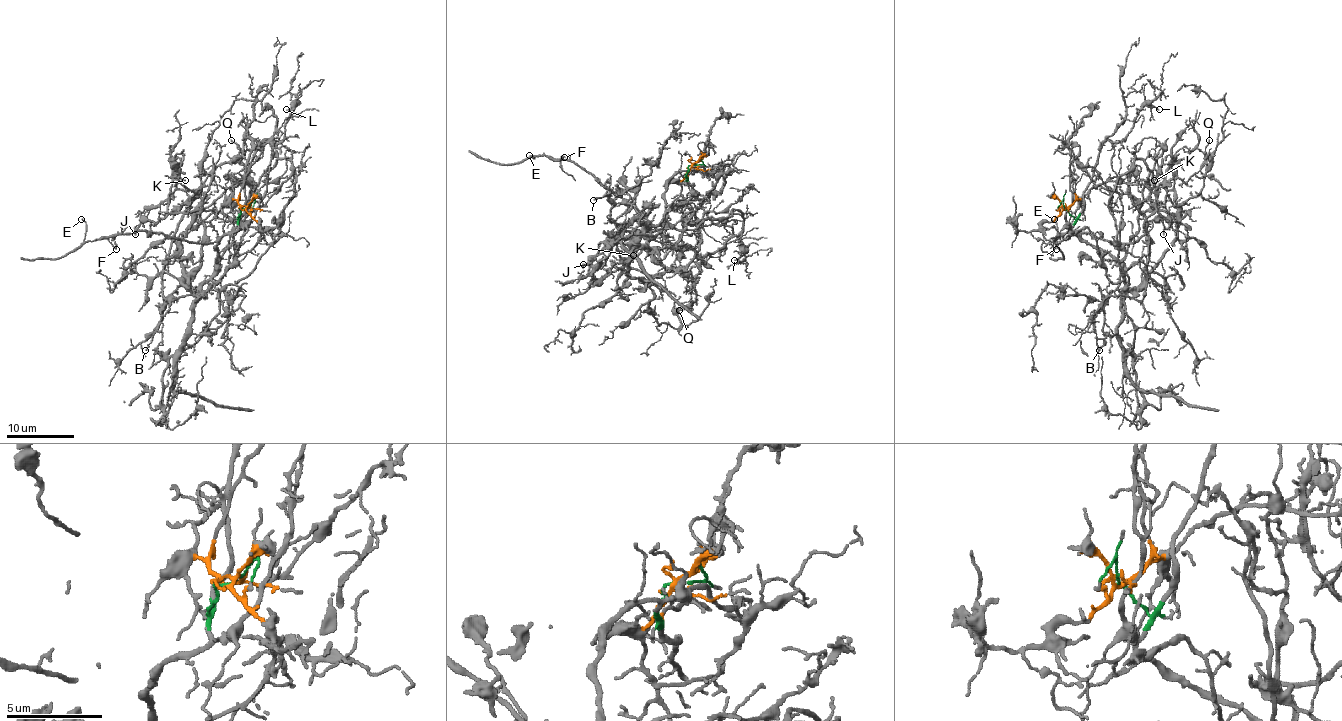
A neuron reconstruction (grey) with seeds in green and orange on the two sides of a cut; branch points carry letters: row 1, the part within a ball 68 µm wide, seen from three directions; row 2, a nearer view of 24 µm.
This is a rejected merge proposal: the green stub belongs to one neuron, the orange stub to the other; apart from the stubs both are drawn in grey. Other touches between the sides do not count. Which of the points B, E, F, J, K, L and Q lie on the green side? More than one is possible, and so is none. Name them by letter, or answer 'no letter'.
L

